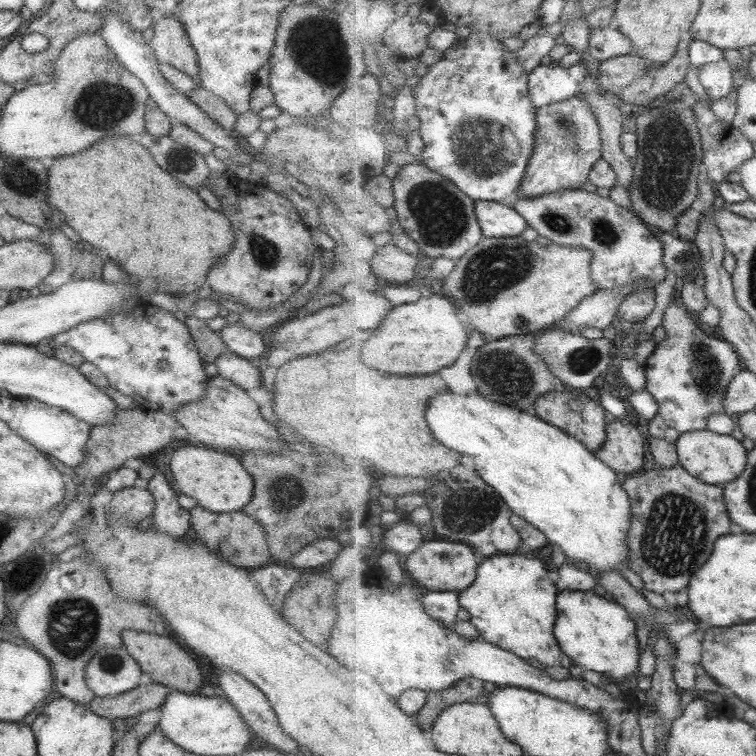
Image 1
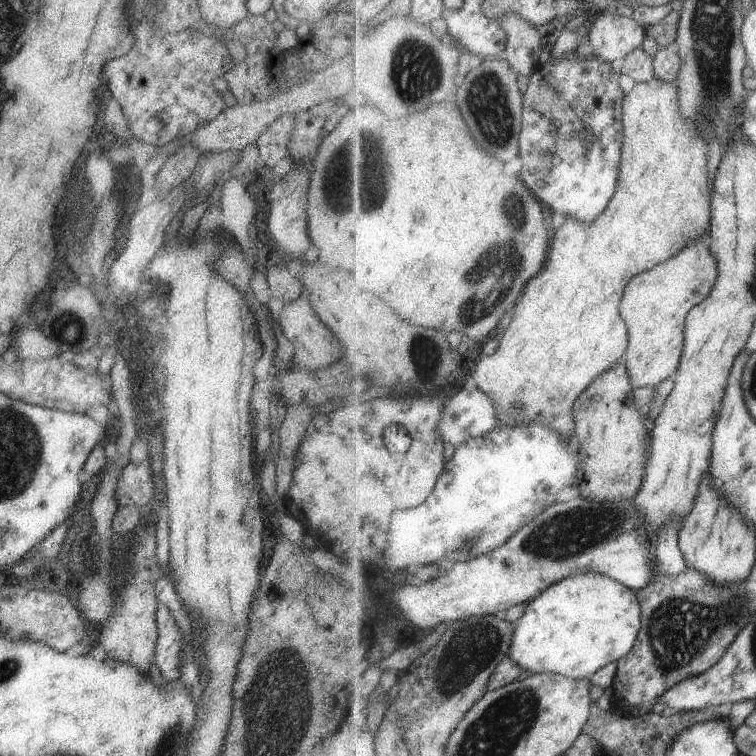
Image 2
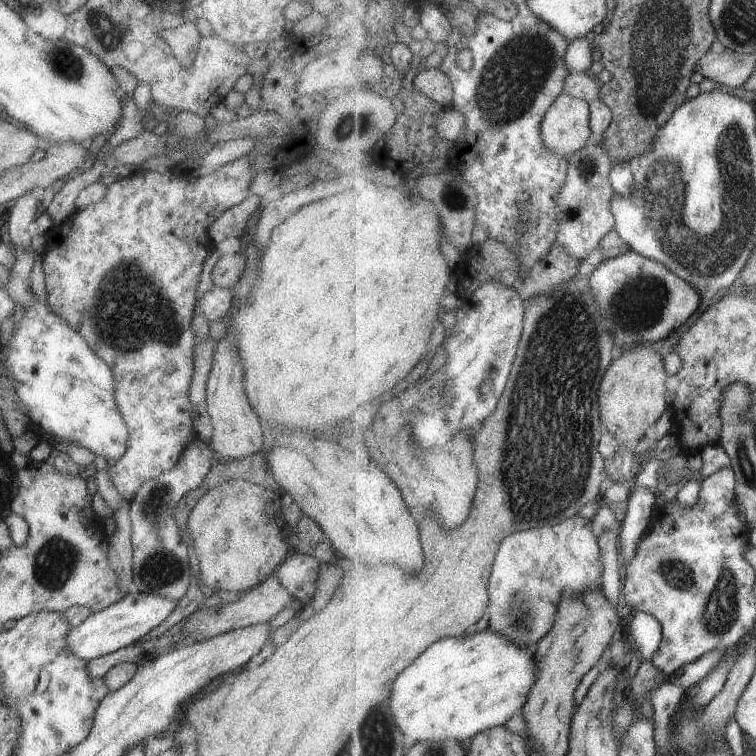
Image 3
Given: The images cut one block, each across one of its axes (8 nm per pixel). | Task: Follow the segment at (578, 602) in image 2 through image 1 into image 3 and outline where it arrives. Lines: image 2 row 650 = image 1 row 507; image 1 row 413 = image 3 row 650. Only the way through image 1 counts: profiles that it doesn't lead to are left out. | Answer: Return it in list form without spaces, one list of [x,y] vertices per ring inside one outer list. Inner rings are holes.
[[[492,628],[476,636],[454,636],[436,642],[411,667],[404,670],[404,676],[400,676],[400,680],[396,680],[392,712],[396,716],[398,728],[408,738],[412,738],[416,745],[426,740],[460,740],[469,745],[480,732],[486,732],[496,726],[505,726],[518,714],[518,710],[523,710],[528,704],[530,694],[538,682],[536,653],[536,649],[530,646],[522,648],[520,644],[510,642],[508,638],[504,638],[504,634],[498,634]]]

